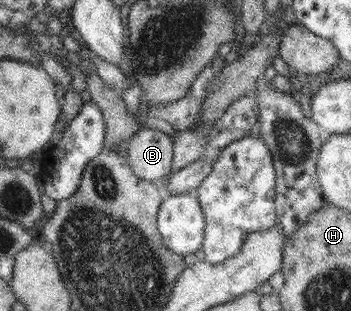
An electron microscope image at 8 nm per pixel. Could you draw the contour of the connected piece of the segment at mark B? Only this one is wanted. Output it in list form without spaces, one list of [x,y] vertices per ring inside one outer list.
[[[143,127],[128,141],[126,155],[138,176],[160,184],[171,172],[174,152],[172,136]]]

